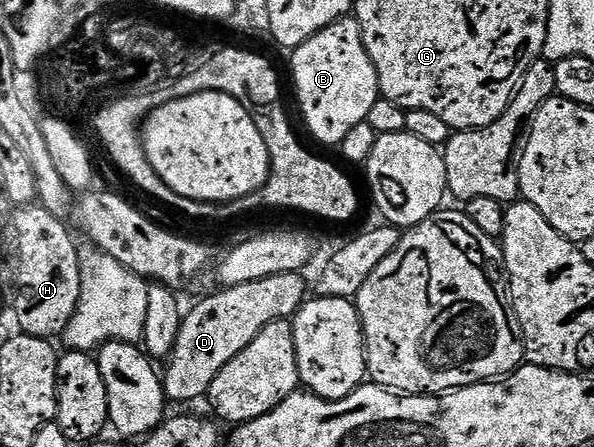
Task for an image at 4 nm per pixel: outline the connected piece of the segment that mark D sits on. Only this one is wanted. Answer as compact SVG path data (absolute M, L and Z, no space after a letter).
M282 273L253 283L232 285L219 291L223 293L215 293L212 297L197 302L191 310L188 308L179 328L175 346L171 348L171 356L166 358L167 370L164 368L161 373L163 391L167 395L168 402L195 401L198 397L206 398L213 379L221 371L221 367L225 367L225 363L229 363L233 355L245 351L245 347L249 347L249 343L257 339L257 335L266 325L274 321L294 318L309 293L309 285L306 285L301 278L299 273Z

